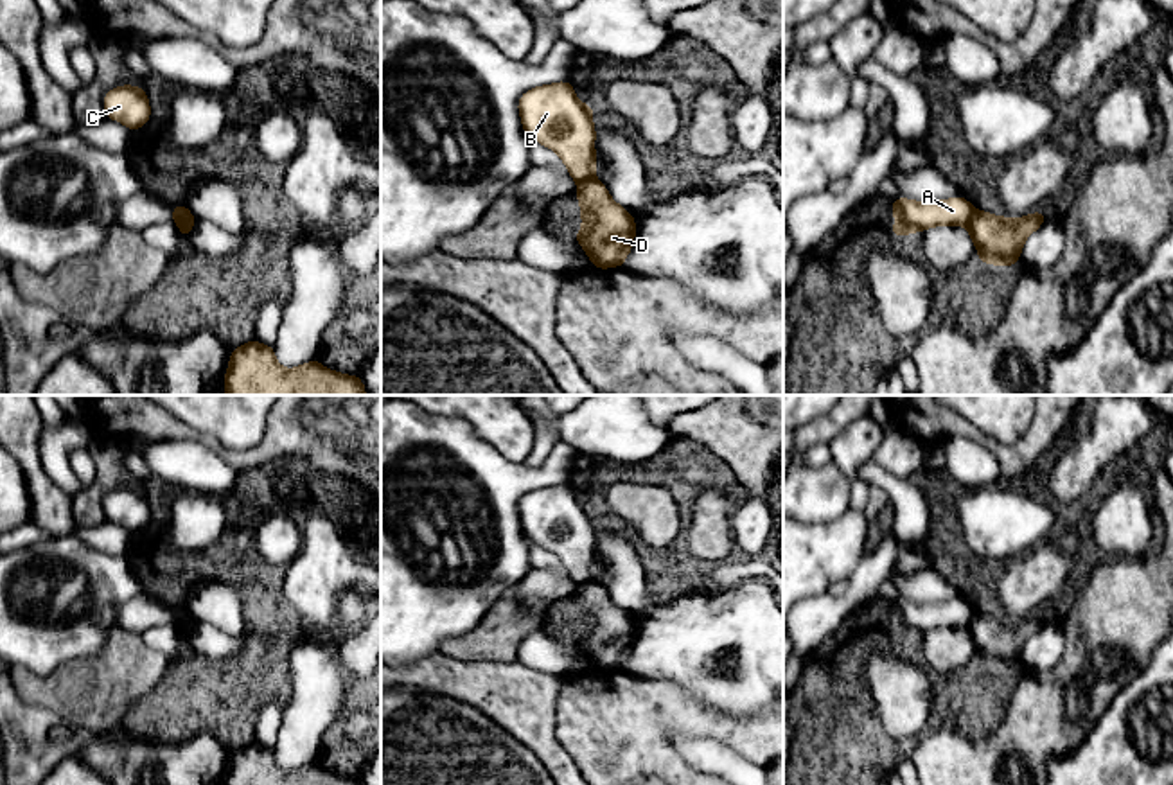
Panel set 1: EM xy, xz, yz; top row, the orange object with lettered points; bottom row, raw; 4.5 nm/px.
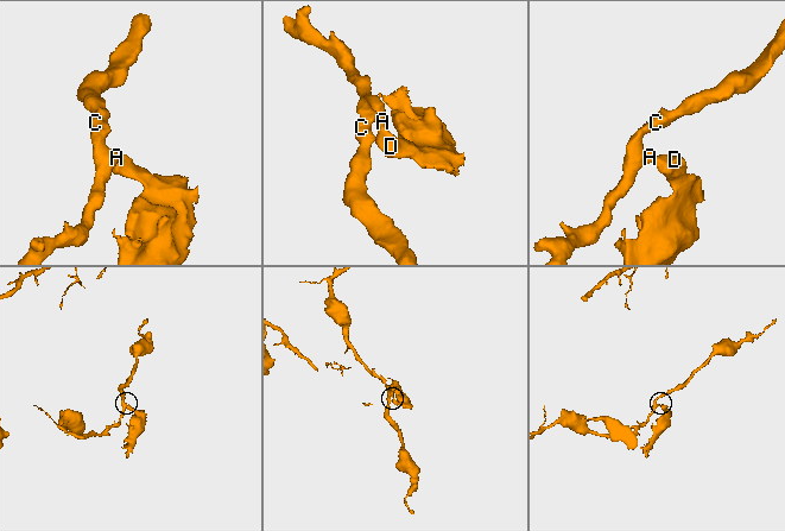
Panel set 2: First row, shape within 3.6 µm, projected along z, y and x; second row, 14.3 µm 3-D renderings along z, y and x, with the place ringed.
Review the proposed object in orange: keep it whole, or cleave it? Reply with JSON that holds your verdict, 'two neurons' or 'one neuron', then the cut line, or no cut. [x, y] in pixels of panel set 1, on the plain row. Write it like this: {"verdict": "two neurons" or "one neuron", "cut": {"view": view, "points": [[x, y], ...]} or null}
{"verdict": "two neurons", "cut": {"view": "yz", "points": [[976, 611], [965, 629]]}}

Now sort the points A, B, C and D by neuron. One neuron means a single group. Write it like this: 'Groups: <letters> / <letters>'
Groups: A B C / D

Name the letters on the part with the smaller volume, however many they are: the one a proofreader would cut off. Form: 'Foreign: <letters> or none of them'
Foreign: D

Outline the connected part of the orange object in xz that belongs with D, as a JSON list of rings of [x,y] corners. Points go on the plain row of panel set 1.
[[[587,580],[575,591],[582,631],[575,643],[593,670],[622,670],[636,643],[636,622],[616,605],[598,580]]]

